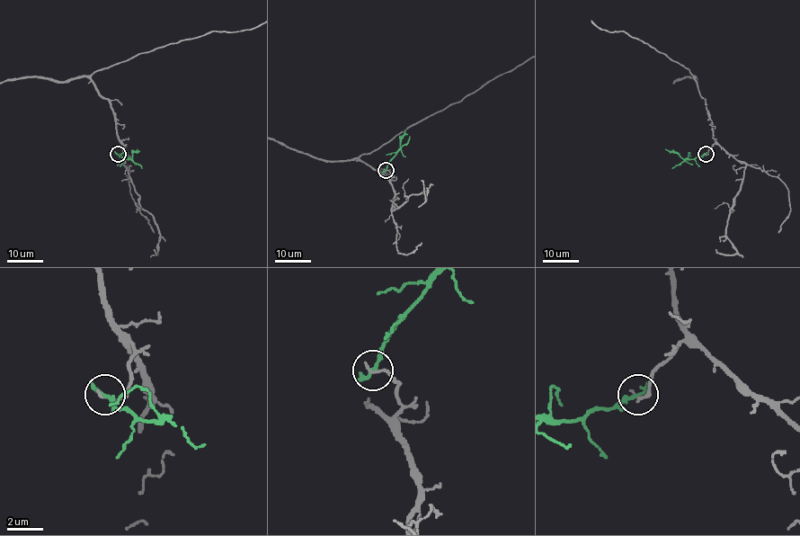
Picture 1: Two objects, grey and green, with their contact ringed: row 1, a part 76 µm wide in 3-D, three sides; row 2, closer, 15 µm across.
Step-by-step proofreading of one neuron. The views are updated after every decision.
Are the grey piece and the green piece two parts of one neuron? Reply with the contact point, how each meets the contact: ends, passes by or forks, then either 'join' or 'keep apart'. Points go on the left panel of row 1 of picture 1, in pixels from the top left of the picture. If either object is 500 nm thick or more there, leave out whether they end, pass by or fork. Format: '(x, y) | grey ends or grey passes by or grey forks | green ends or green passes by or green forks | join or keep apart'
(118, 154) | grey ends | green ends | keep apart

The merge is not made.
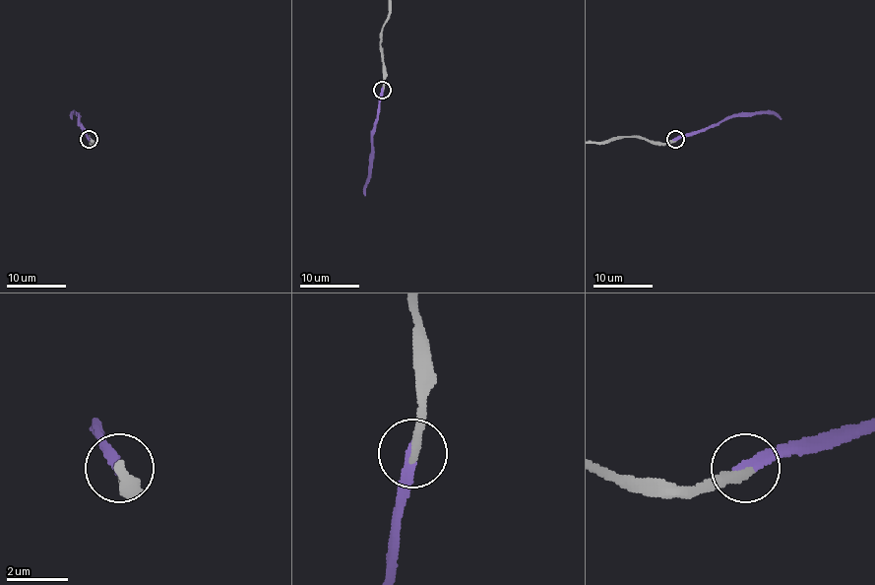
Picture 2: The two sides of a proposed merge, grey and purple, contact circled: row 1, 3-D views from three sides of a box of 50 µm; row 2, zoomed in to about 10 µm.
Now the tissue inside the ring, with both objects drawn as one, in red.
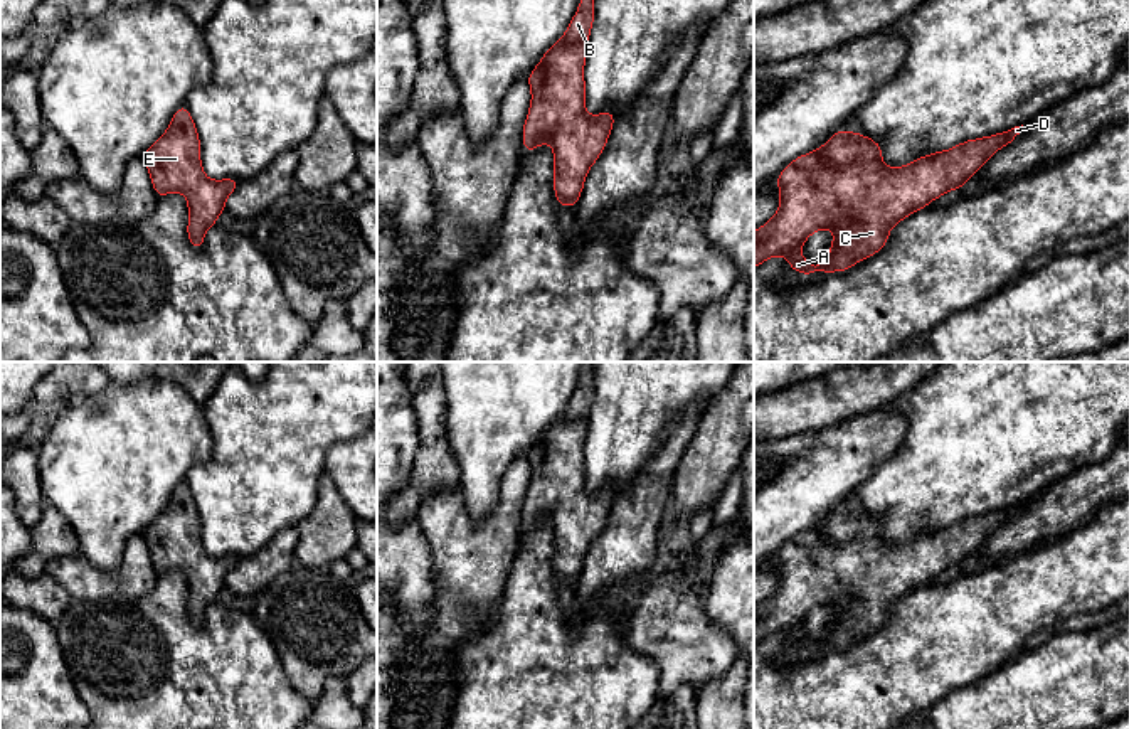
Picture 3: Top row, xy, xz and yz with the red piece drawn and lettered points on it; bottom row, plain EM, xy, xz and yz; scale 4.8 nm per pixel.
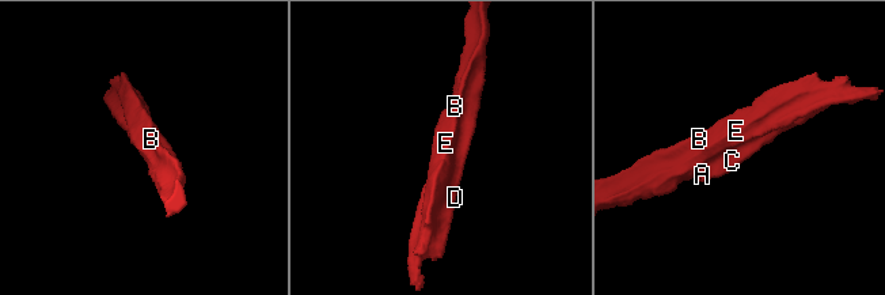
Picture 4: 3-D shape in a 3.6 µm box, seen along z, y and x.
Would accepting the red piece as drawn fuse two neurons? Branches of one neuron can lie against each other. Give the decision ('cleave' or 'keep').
keep

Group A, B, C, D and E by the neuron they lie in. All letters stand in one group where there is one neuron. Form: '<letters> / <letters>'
A B C D E

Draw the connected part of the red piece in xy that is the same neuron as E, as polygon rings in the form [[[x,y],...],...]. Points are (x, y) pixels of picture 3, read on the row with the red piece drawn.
[[[180,106],[167,131],[143,155],[151,185],[158,197],[182,192],[188,204],[188,241],[195,249],[204,246],[205,231],[215,226],[225,209],[225,199],[239,180],[210,180],[200,162],[200,140],[187,106]]]

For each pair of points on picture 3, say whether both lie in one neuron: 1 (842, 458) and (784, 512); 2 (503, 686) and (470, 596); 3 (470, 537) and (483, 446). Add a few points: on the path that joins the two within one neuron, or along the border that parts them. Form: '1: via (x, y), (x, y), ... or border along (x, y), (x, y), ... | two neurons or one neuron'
1: via (828, 468), (798, 499) | one neuron
2: border along (500, 593), (493, 613), (463, 647), (458, 660) | two neurons
3: border along (458, 484), (473, 519), (497, 505) | two neurons

